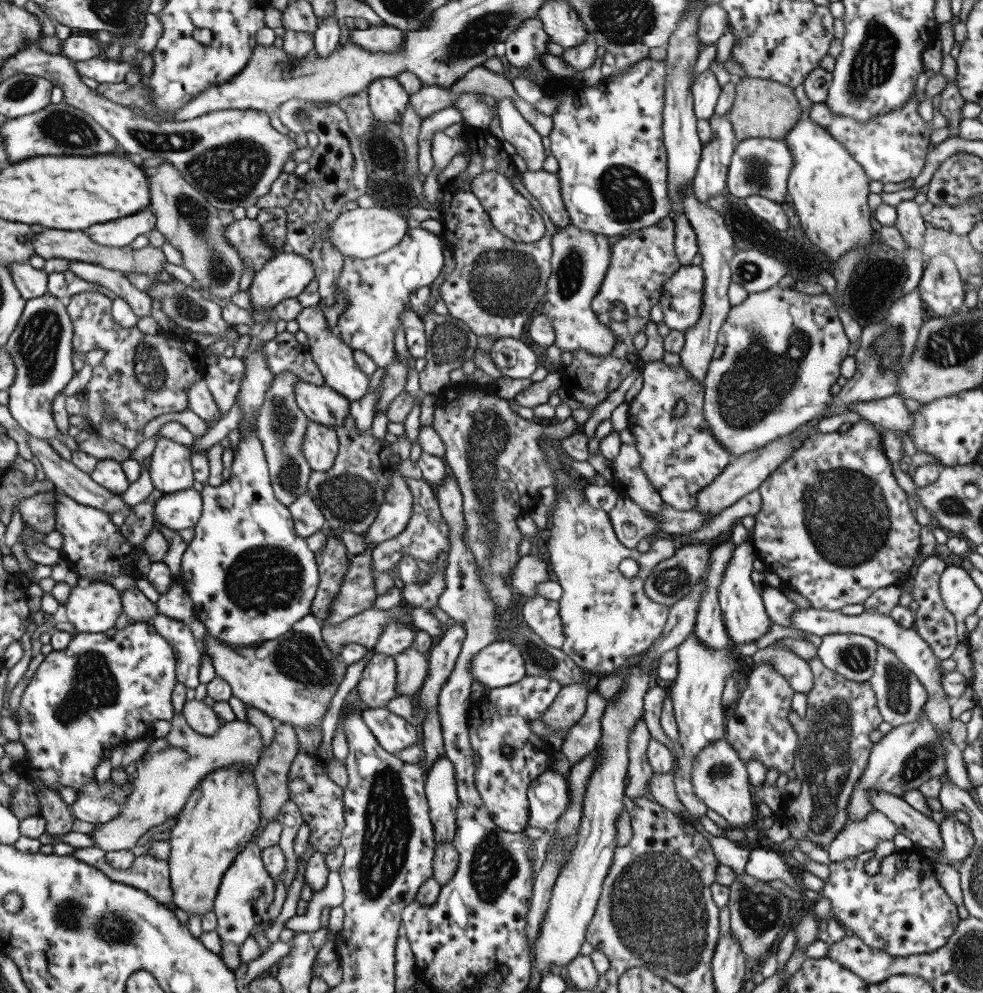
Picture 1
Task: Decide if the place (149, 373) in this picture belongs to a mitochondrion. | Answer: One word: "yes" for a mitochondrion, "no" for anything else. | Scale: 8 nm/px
yes

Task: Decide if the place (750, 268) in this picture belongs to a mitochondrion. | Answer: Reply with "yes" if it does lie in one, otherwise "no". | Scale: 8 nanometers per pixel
yes

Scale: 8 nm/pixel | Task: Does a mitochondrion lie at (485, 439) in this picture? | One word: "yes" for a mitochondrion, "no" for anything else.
yes

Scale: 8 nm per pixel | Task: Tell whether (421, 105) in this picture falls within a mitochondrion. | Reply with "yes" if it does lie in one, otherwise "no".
no

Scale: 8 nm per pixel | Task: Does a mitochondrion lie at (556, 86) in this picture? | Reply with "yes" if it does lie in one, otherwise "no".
no

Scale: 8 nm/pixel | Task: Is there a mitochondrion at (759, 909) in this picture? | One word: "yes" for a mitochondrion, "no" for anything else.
yes

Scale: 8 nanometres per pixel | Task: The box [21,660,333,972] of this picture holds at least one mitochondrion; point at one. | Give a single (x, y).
(114, 926)

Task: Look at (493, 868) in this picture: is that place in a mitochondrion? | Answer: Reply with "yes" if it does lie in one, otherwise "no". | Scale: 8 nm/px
yes

